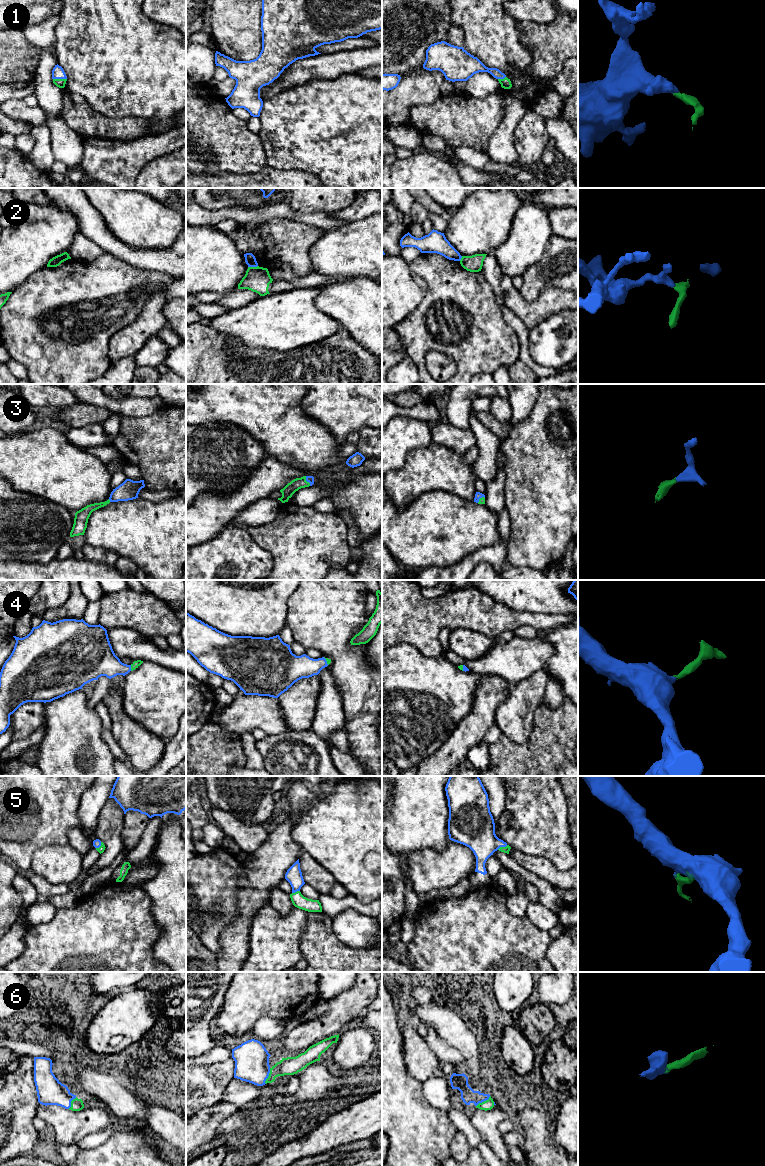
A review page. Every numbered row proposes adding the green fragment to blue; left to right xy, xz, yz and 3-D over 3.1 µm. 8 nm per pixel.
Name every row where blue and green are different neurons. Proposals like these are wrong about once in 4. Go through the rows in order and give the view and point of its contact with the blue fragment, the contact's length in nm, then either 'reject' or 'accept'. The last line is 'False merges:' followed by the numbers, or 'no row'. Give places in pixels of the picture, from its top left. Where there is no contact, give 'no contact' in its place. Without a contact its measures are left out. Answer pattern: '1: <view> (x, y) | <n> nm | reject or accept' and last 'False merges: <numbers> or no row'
1: xy (60, 78) | 110 nm | accept
2: xz (252, 266) | 80 nm | reject
3: xz (307, 481) | 90 nm | accept
4: xy (130, 668) | 50 nm | accept
5: yz (502, 846) | 90 nm | accept
6: xz (268, 1075) | 130 nm | accept
False merges: 2

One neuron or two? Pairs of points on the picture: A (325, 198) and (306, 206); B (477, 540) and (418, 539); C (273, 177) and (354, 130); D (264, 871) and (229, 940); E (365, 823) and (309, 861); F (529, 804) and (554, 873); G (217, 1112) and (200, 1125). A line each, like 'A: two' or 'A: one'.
A: one
B: one
C: two
D: one
E: two
F: two
G: one

